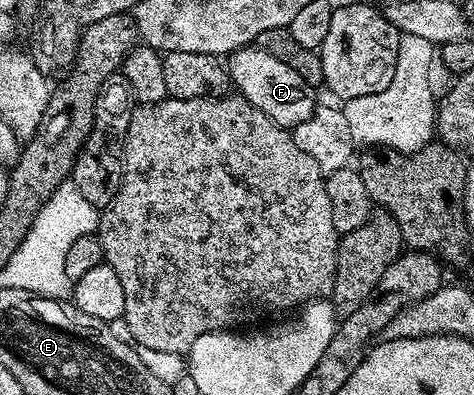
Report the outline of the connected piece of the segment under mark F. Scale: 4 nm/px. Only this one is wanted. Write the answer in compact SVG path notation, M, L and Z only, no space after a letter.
M257 45L241 47L229 56L228 70L231 84L249 103L256 105L256 109L260 109L264 117L272 117L276 125L292 129L312 117L316 109L315 88L309 87L304 77L296 73L296 69L284 65L284 61L276 61L276 57L272 57L272 53L268 53L264 48Z

